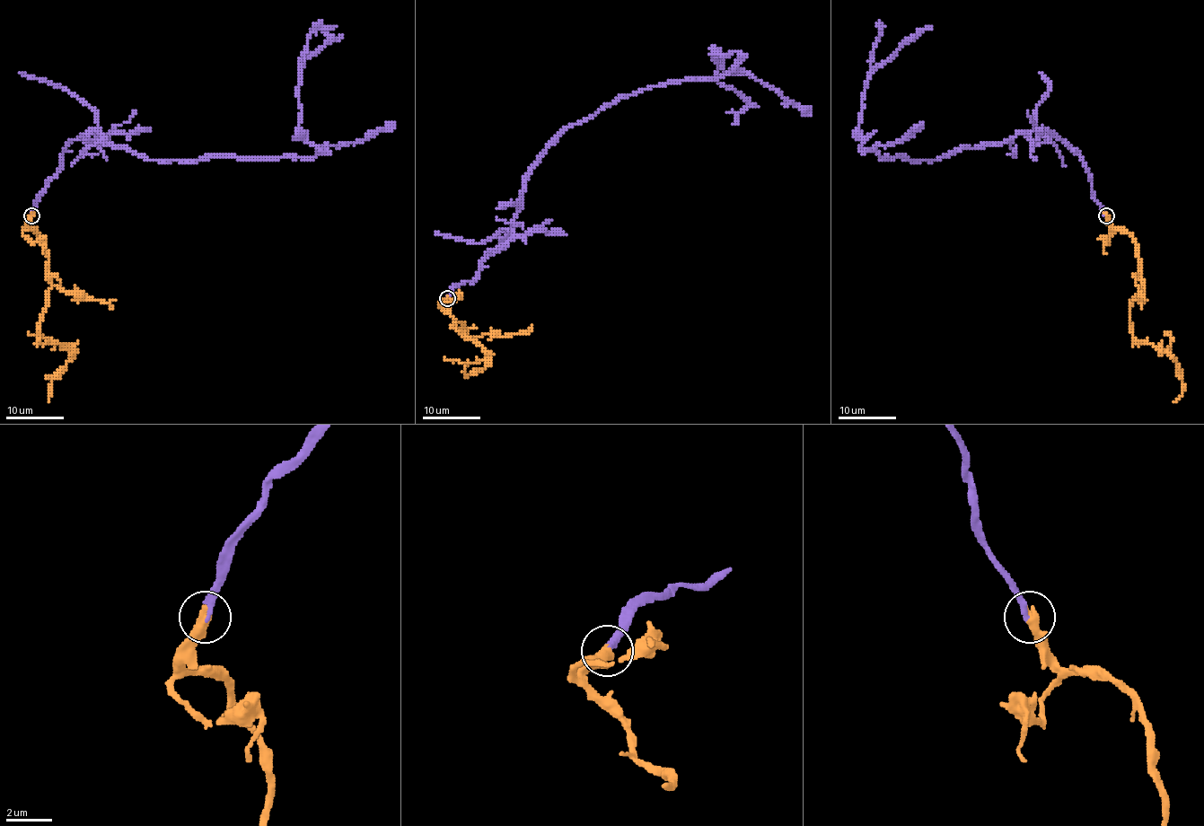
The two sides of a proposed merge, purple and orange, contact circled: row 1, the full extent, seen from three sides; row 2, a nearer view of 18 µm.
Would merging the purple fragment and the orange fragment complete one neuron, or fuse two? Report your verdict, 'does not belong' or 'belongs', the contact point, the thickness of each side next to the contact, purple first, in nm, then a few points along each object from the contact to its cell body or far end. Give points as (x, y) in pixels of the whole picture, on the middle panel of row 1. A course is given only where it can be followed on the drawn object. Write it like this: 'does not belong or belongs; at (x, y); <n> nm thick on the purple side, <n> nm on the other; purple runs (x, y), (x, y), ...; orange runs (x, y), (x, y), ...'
belongs; at (447, 298); 240 nm thick on the purple side, 480 nm on the other; purple runs (448, 298), (568, 127), (721, 78), (739, 53), (716, 50), (716, 78), (748, 101), (732, 123); orange runs (448, 298), (442, 305), (467, 334), (461, 322), (453, 326), (488, 357), (481, 369), (468, 375), (464, 366)

